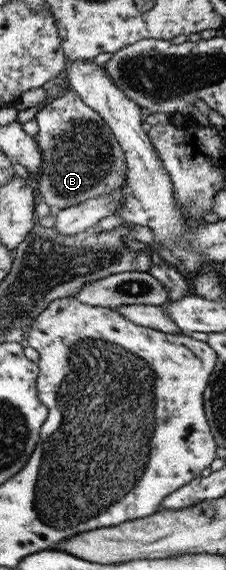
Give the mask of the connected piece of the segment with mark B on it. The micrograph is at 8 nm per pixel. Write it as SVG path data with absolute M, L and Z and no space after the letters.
M65 89L55 97L49 98L35 115L34 121L37 125L37 133L33 138L41 154L40 166L33 176L37 200L43 201L48 207L61 210L83 203L92 197L109 193L122 185L126 175L126 163L122 149L103 119L90 107L87 107L75 92Z

